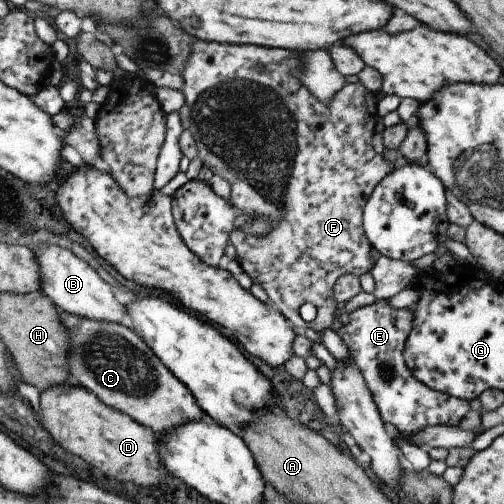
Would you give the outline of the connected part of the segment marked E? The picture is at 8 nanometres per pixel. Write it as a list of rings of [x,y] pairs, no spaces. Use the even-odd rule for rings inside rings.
[[[378,299],[370,306],[351,312],[350,316],[350,322],[337,333],[361,368],[381,419],[394,424],[404,438],[430,425],[458,426],[470,410],[470,401],[427,387],[412,376],[405,363],[403,350],[413,321],[409,304],[402,309],[392,309],[388,300]]]

